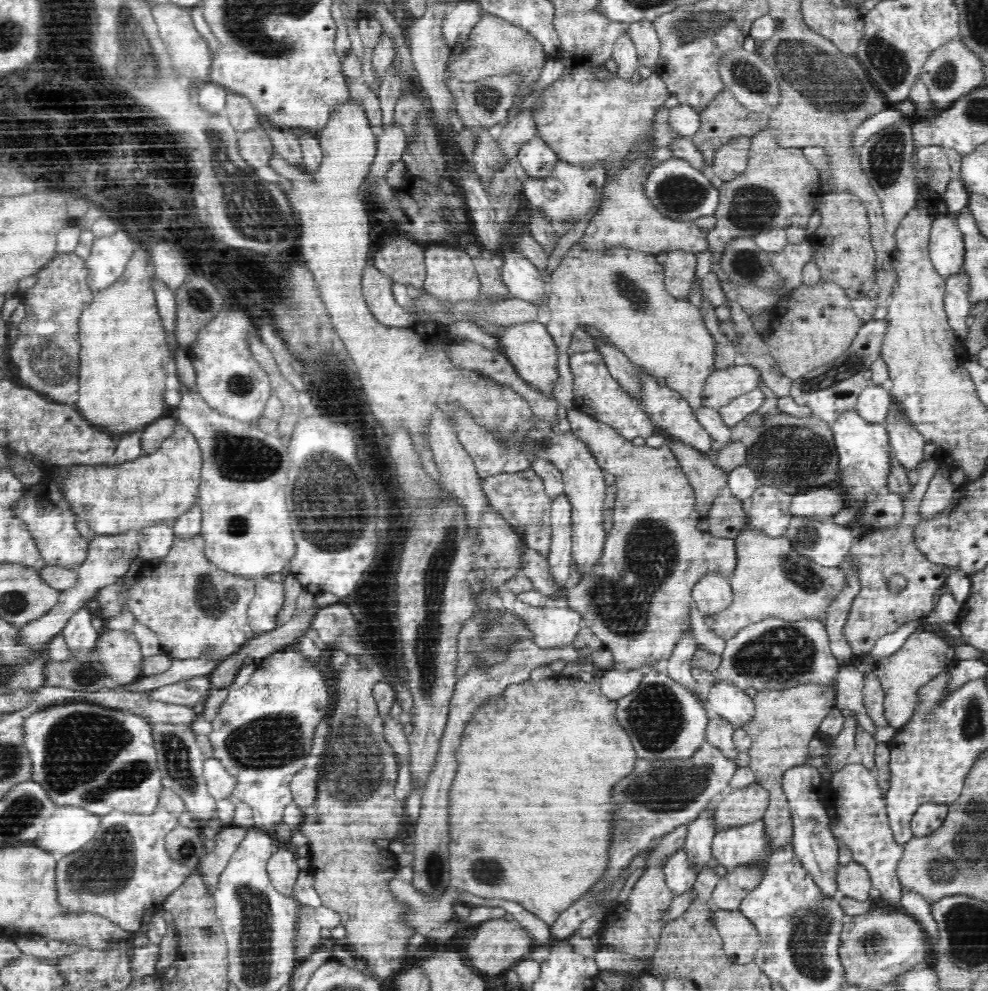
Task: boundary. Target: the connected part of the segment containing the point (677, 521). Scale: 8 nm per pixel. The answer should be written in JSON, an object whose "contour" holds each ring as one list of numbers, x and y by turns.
{"contour":[[571,410,569,422,582,435,590,453,602,470,615,476,617,495,614,503,614,524,605,536,602,554,591,571,578,576,566,586,564,606,580,613,584,625,611,650,615,668,640,669,664,664,677,640,690,626,691,592,705,573,722,573,730,578,737,563,735,539,712,536,696,528,700,519,695,509,695,494,686,473,668,446,651,448,635,446,612,425,603,424,584,412]]}

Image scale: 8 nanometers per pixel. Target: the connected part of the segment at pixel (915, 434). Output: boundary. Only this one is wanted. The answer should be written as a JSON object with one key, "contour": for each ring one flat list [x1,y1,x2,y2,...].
{"contour":[[891,403,886,424,891,454,907,471,919,467,924,460,926,439,903,416,903,408,898,403]]}

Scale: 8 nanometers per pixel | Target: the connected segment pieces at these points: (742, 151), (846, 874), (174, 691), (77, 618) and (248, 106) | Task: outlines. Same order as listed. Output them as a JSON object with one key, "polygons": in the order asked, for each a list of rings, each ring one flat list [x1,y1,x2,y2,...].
{"polygons":[[[739,136,728,144,723,144,716,152,711,171,723,182,734,180,747,167,751,138]],[[857,861,838,868,838,892,840,896,850,897,860,902,868,902,872,888,869,873]],[[193,676,174,684,167,684,148,692,154,700,194,707,204,702,211,688,208,676]],[[87,605,79,608,65,624,61,635,74,652,74,658,94,651,99,631,92,627,93,612]],[[228,91,223,112,227,115,232,128,238,132,260,127,260,114,246,95]]]}

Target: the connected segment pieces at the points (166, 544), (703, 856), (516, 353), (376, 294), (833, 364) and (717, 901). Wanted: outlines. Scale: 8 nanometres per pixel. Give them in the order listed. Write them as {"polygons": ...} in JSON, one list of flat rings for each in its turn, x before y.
{"polygons":[[[164,521,148,525,140,532,139,558,142,560,154,560,165,557,175,539,172,525]],[[717,799,710,800,706,810,687,825,685,851,691,864,691,870,696,874,705,871,712,858,711,844,714,835,717,833,713,821,713,814,715,813,713,810,716,805]],[[521,321,507,326,499,339,501,352,514,365,518,376,537,392,554,398,554,382,558,380,557,346,553,336,547,331,547,326,540,322]],[[367,260,362,273,361,287,366,304,382,324,390,327,412,328,419,316,402,308,394,299,393,284,386,275,376,268,374,260]],[[872,319,863,323,853,343,838,358,793,380,790,397,798,404,808,405,812,410,810,416,828,424,836,422,839,414,855,408,862,390,871,383,864,378,864,371,871,370,871,364,881,356,886,329,885,319]],[[742,867,720,878,711,897,713,909,739,910,747,894,756,889,760,882,760,868]]]}

